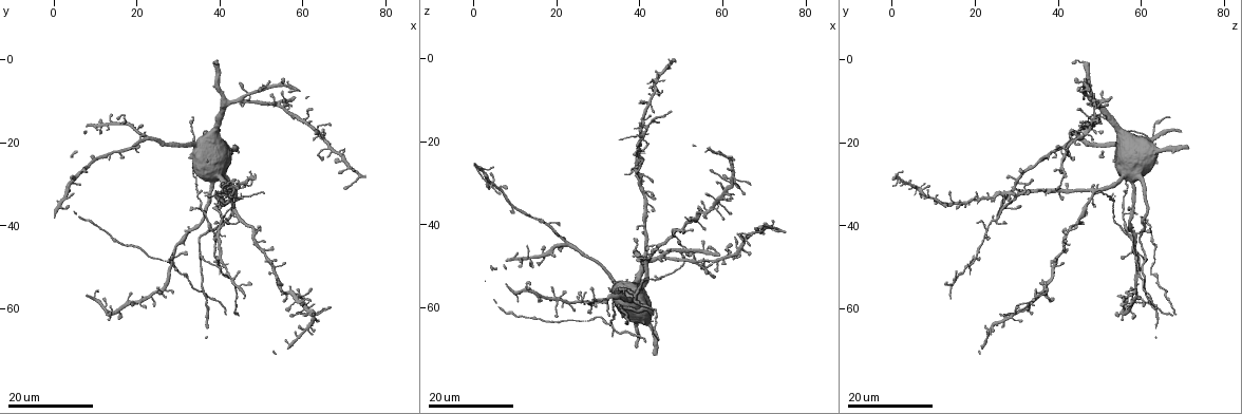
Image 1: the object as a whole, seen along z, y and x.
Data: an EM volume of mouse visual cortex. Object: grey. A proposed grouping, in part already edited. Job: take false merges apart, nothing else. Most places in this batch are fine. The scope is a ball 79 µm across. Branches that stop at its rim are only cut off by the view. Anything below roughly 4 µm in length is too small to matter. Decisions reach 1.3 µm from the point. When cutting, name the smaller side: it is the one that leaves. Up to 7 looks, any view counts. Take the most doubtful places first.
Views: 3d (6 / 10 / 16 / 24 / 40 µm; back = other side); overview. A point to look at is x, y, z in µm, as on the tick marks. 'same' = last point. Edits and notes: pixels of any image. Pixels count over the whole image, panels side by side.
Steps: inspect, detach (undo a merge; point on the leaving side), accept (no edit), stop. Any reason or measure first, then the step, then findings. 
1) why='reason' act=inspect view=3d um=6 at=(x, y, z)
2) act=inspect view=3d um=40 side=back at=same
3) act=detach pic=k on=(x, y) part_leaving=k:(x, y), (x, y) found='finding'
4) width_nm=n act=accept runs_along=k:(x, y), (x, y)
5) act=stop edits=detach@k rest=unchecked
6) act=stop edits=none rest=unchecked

why='thin arm on a thick one' act=inspect view=3d um=16 at=(40.5, 50.0, 18.0)

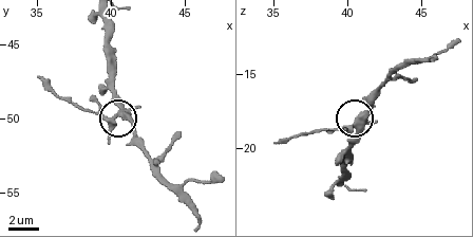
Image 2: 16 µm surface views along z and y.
act=inspect view=3d um=10 at=(40.6, 49.8, 18.0)

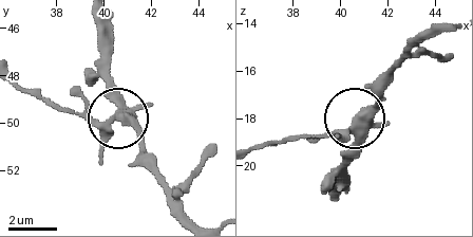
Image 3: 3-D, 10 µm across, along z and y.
arms=5 act=detach pic=3 on=(76, 113) found='a second neuron is stuck on'

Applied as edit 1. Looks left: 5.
act=inspect view=overview

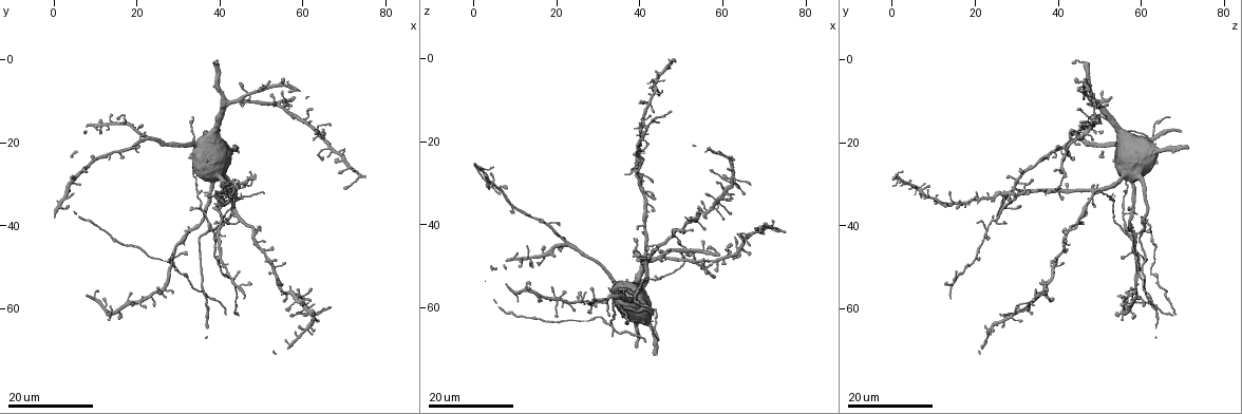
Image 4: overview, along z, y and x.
why='two arms in line, one across' act=inspect view=3d um=16 at=(45.5, 33.0, 53.0)

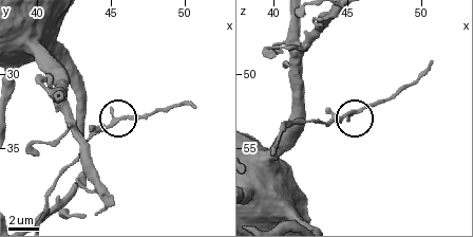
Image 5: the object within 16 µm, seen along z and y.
act=inspect view=3d um=10 at=(45.4, 33.2, 52.6)

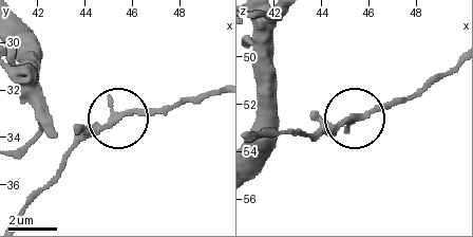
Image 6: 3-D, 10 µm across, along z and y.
act=accept runs_along=6:(18, 214), (82, 141), (118, 119), (171, 111) found='all the same neuron'

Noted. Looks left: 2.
act=stop edits=detach@3 rest=unchecked

